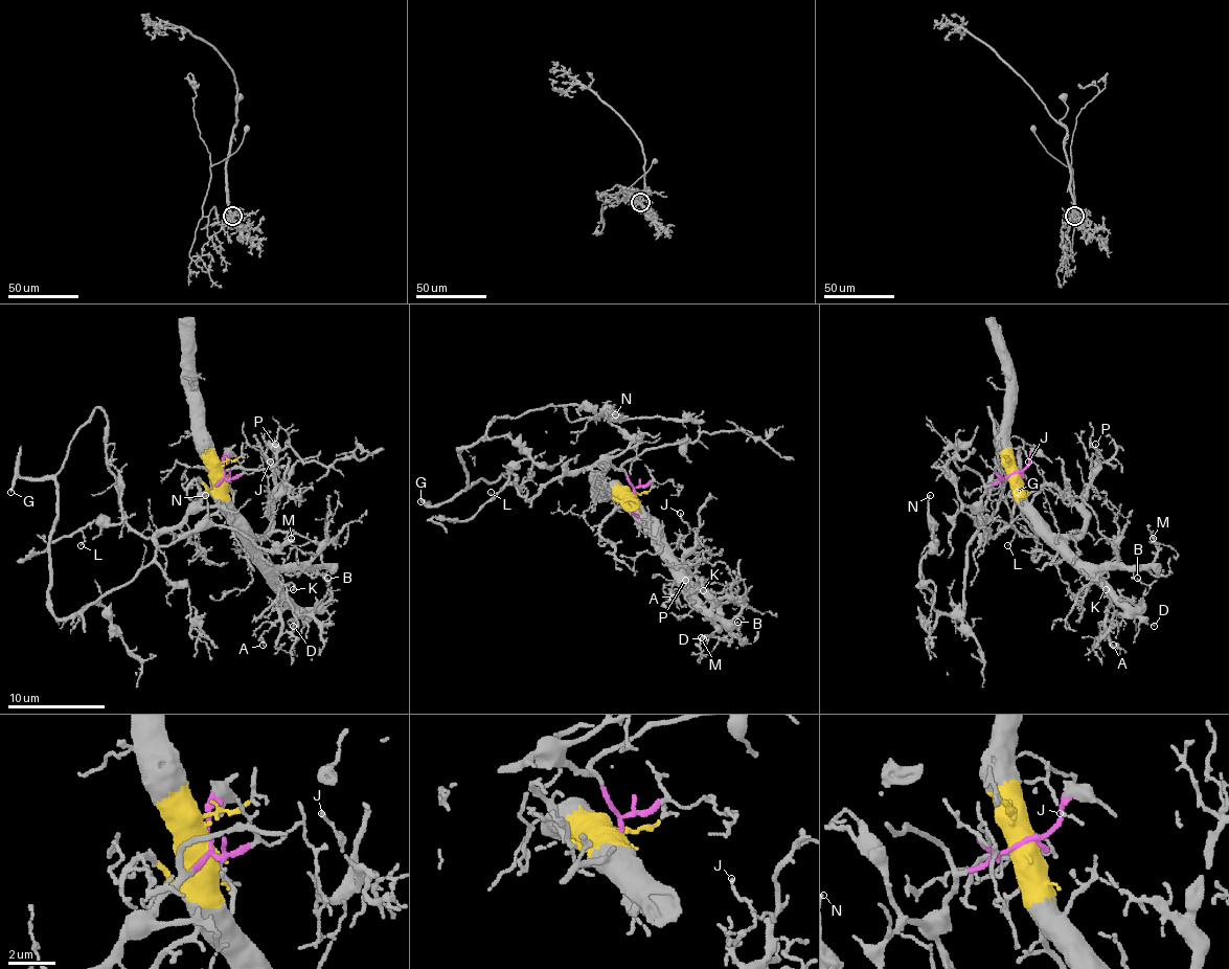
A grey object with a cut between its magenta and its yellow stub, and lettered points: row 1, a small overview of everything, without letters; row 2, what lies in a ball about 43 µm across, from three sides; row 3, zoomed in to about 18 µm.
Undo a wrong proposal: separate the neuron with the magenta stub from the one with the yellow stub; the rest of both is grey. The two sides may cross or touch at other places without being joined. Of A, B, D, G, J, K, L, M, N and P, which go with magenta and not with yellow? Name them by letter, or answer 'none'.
G, L, N

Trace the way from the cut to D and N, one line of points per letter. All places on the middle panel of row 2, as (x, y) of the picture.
D: (632, 498), (635, 517), (654, 539), (678, 588), (714, 627), (703, 639)
N: (632, 498), (600, 462), (529, 500), (507, 473), (467, 491), (459, 449), (498, 418), (615, 414)

